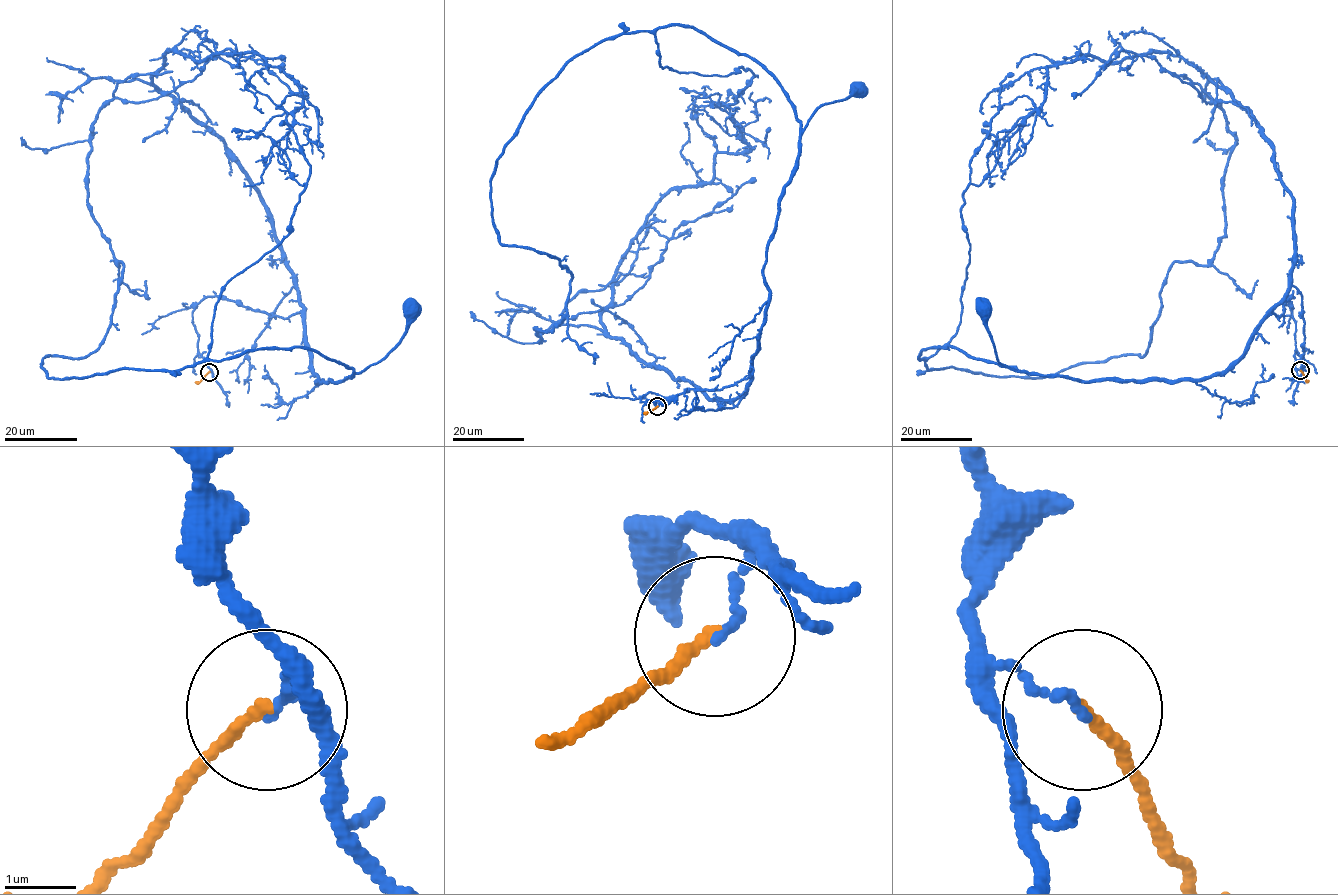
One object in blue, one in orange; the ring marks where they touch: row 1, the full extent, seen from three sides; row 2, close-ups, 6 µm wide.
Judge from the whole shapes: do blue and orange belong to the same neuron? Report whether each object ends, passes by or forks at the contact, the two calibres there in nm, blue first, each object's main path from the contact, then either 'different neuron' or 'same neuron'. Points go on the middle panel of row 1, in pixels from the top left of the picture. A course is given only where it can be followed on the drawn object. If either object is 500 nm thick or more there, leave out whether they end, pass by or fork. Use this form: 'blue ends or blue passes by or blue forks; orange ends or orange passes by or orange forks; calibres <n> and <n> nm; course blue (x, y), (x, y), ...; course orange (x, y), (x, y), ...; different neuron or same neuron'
blue ends; orange ends; calibres 100 and 160 nm; course blue (657, 406), (640, 400), (748, 378), (769, 301), (766, 247), (800, 133), (818, 108), (859, 94); course orange (657, 406), (643, 413); different neuron

